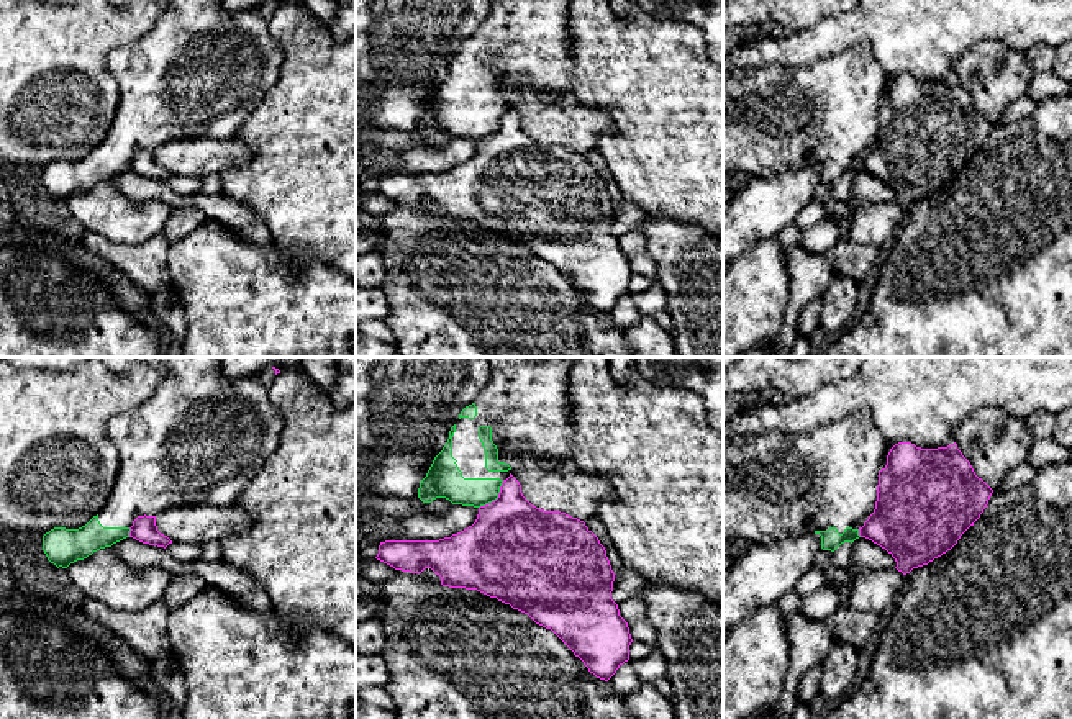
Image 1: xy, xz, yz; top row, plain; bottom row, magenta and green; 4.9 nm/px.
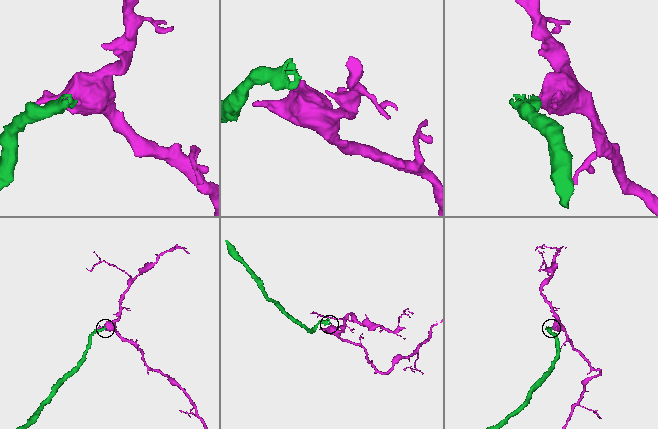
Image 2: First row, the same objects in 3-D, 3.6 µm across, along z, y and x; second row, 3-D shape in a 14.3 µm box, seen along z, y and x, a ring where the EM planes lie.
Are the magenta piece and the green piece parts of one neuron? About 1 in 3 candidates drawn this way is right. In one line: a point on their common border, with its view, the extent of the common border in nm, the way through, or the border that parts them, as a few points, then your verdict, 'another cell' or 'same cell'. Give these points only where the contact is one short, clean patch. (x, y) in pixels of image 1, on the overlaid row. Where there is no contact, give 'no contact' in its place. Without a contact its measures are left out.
meets magenta in xz at (497, 498); contact 190 nm long; border along xz (504, 480), (499, 495), (479, 508); another cell

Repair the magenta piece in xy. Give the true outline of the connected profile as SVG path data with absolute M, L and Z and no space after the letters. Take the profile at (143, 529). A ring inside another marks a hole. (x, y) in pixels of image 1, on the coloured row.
M138 516L133 521L133 526L129 527L129 537L143 542L143 544L149 544L149 545L157 545L157 547L167 547L169 544L172 544L172 540L161 534L157 531L156 526L156 516Z

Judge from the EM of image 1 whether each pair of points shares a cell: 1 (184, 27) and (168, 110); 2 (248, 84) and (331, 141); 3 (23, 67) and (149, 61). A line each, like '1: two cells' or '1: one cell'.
1: one cell
2: two cells
3: two cells

